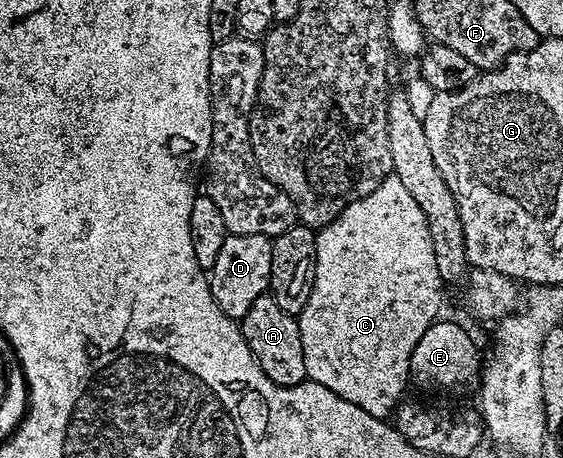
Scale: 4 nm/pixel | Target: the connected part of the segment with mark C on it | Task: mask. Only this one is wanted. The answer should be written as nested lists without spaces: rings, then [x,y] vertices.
[[[395,176],[384,178],[370,196],[354,200],[334,221],[319,227],[314,288],[310,300],[306,300],[306,308],[298,315],[307,377],[322,384],[322,388],[330,388],[342,400],[358,404],[370,416],[387,419],[405,397],[414,344],[441,317],[443,289],[422,208],[406,192],[402,181]]]

